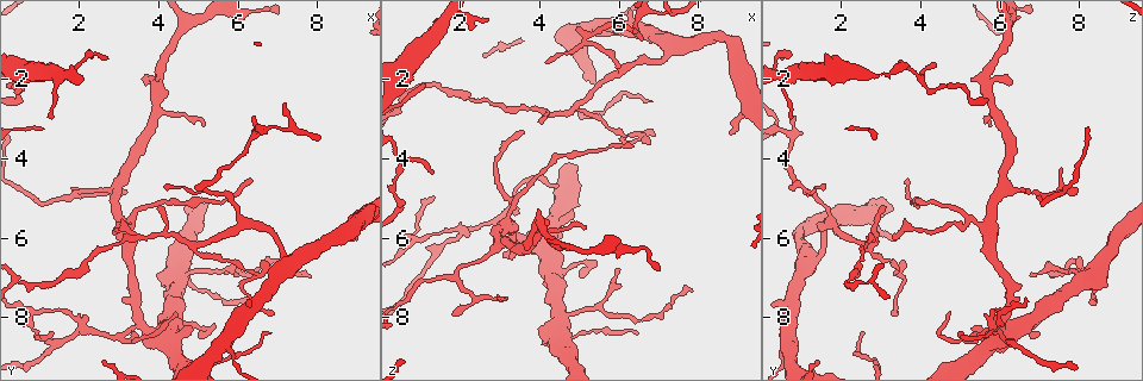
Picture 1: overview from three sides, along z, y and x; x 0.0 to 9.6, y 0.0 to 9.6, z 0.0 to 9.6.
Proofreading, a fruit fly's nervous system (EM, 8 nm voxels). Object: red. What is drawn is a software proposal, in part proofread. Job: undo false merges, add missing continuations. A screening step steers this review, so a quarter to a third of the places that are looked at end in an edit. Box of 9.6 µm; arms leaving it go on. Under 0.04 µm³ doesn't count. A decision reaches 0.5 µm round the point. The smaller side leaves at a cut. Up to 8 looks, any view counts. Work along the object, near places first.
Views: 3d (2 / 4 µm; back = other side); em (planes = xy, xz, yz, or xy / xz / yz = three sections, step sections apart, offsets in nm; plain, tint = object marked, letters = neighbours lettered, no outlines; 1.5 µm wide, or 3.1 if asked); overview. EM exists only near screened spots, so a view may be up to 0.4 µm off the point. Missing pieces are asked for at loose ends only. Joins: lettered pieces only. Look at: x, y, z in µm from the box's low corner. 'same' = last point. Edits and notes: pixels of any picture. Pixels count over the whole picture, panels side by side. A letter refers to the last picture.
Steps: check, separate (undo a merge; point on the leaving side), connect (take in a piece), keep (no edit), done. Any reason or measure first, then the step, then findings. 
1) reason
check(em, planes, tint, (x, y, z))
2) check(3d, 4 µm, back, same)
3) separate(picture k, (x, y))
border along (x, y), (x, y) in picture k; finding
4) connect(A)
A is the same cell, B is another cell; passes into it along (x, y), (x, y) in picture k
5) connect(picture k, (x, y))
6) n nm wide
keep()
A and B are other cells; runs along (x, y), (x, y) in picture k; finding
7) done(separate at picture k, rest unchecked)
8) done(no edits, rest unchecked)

thin end
check(3d, 2 µm, (8.80, 6.00, 3.35))

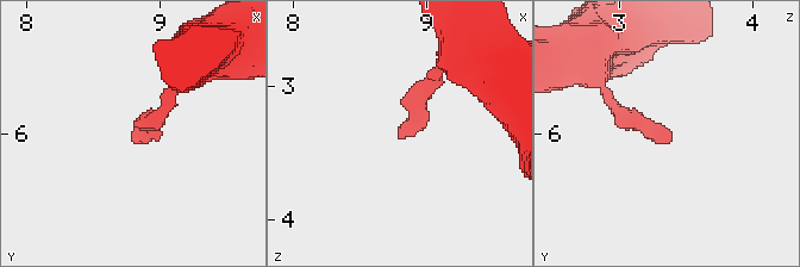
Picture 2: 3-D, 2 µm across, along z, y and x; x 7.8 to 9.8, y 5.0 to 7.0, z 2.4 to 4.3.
now the EM
check(em, xy, step 8, tint, (8.80, 6.00, 3.38))

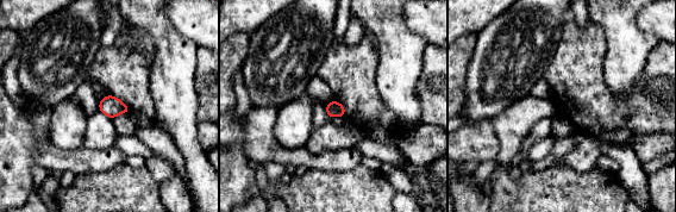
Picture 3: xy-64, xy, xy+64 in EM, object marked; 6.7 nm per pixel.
check(em, planes, letters, same)

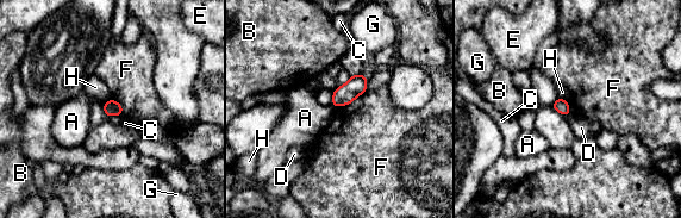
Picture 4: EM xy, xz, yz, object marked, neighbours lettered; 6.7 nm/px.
F touches over 260 nm
keep()
A, B, C, D, E, F, G and H are other cells; border along (366, 89), (350, 103), (333, 107) in picture 4; no lettered piece goes on from it

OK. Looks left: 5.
small branch off a trunk
check(em, planes, tint, (4.50, 7.10, 8.10))

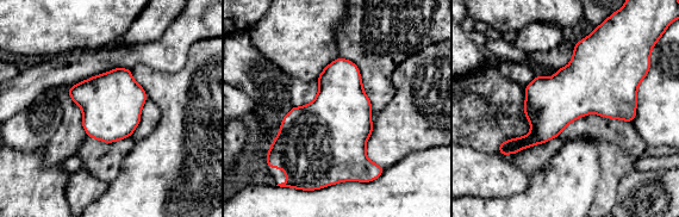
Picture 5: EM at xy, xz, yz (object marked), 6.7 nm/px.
see the neighbours
check(em, planes, letters, same)

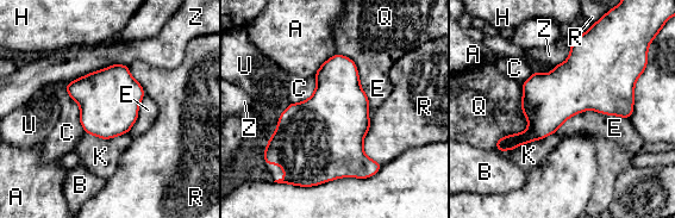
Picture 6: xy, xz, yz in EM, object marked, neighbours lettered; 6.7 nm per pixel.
keep()
A, B, C, E, H, K, Q, R, U and Z are other cells; border along (64, 85), (85, 131) in picture 6; all the same neuron

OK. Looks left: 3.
tapers out
check(3d, 2 µm, (1.75, 4.65, 7.95))

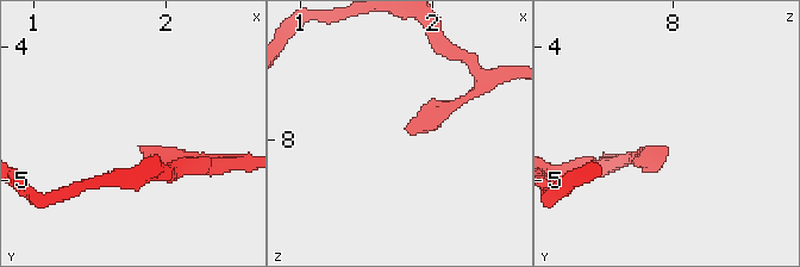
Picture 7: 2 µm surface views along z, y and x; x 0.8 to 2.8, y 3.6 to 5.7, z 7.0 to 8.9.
check(em, xz, step 8, plain, (1.78, 4.72, 7.88))

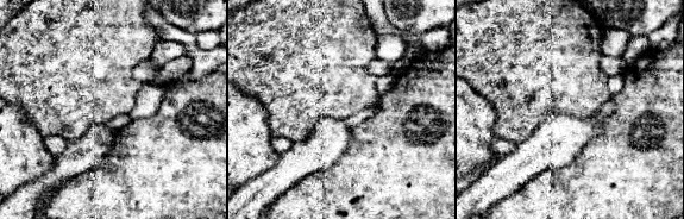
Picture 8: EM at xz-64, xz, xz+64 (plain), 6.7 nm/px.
what lies round it
check(em, xz, step 8, letters, same)

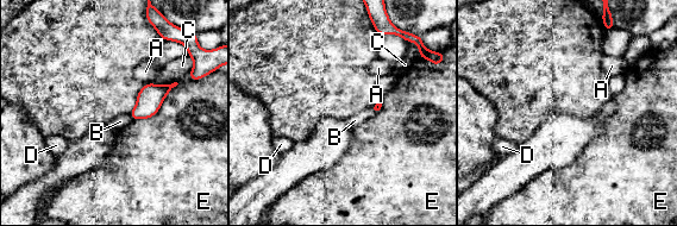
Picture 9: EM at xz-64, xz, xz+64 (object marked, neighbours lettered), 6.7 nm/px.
E touches over 400 nm
keep()
A, B, C, D and E are other cells; border along (175, 81), (163, 86) in picture 9; no lettered piece goes on from it

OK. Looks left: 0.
done(no edits, rest unchecked)

